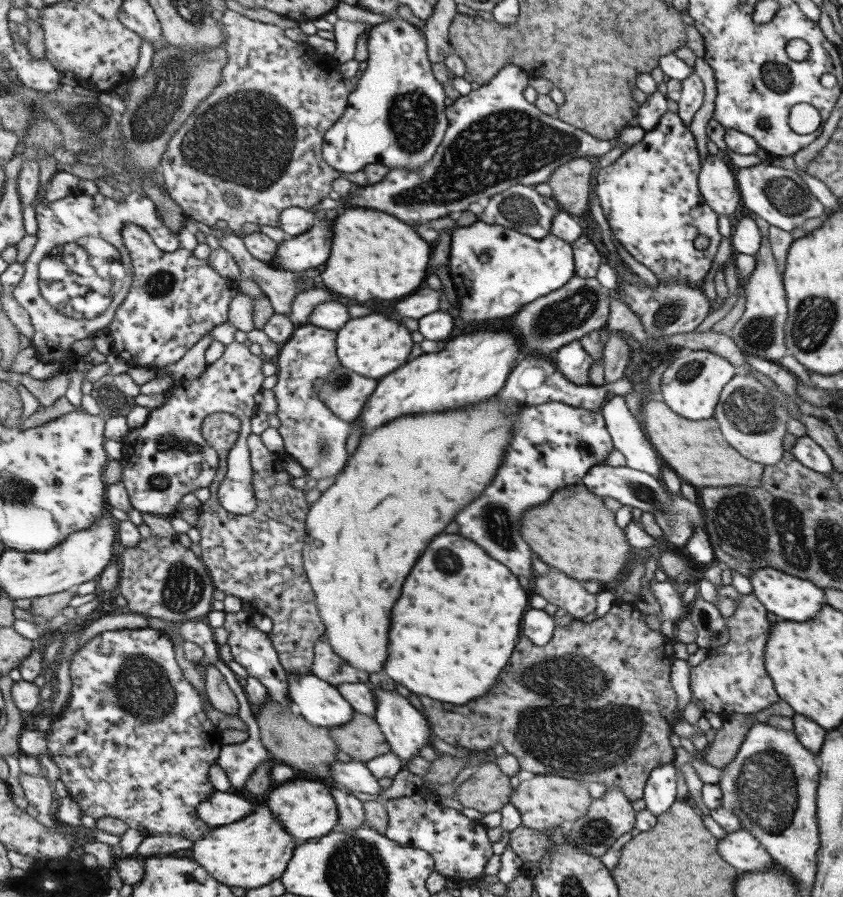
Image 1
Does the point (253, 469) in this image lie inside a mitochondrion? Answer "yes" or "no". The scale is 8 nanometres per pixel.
no

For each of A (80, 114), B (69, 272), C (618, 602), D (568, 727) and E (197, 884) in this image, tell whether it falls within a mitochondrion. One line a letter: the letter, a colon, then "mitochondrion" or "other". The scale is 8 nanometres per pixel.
A: mitochondrion
B: mitochondrion
C: other
D: mitochondrion
E: other

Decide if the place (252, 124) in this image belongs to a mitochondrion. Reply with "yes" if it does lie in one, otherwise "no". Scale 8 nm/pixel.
yes

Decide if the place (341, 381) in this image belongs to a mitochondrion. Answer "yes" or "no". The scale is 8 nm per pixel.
yes

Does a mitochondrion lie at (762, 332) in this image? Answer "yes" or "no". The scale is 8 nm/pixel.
yes

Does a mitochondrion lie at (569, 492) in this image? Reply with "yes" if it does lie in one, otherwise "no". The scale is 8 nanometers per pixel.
no

